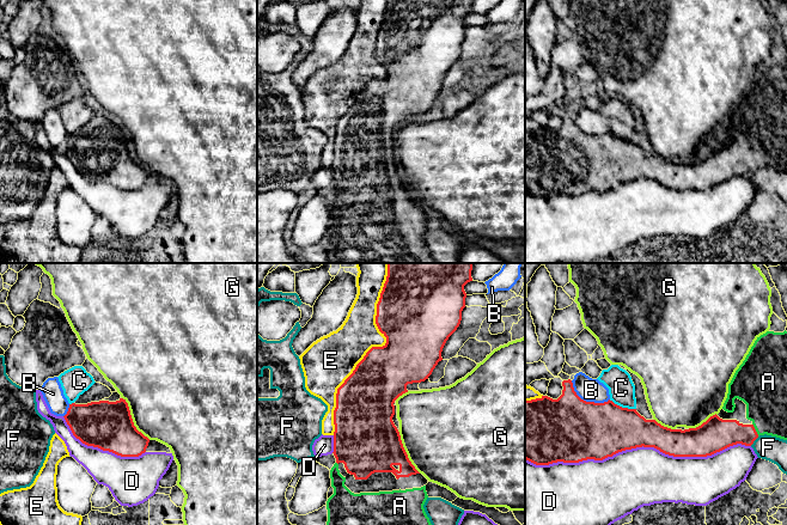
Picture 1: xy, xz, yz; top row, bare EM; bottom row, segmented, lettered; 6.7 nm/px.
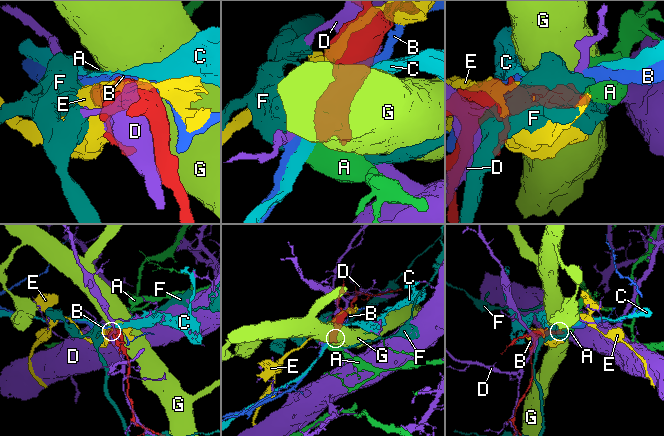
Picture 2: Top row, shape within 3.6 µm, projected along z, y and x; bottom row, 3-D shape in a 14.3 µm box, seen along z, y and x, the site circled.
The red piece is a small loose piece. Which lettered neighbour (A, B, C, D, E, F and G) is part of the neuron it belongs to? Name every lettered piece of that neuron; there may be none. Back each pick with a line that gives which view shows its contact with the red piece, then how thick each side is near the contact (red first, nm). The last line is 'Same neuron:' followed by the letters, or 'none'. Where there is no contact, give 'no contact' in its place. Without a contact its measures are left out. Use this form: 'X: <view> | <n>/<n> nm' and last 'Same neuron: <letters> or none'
A: yz | 200/300 nm
Same neuron: A

